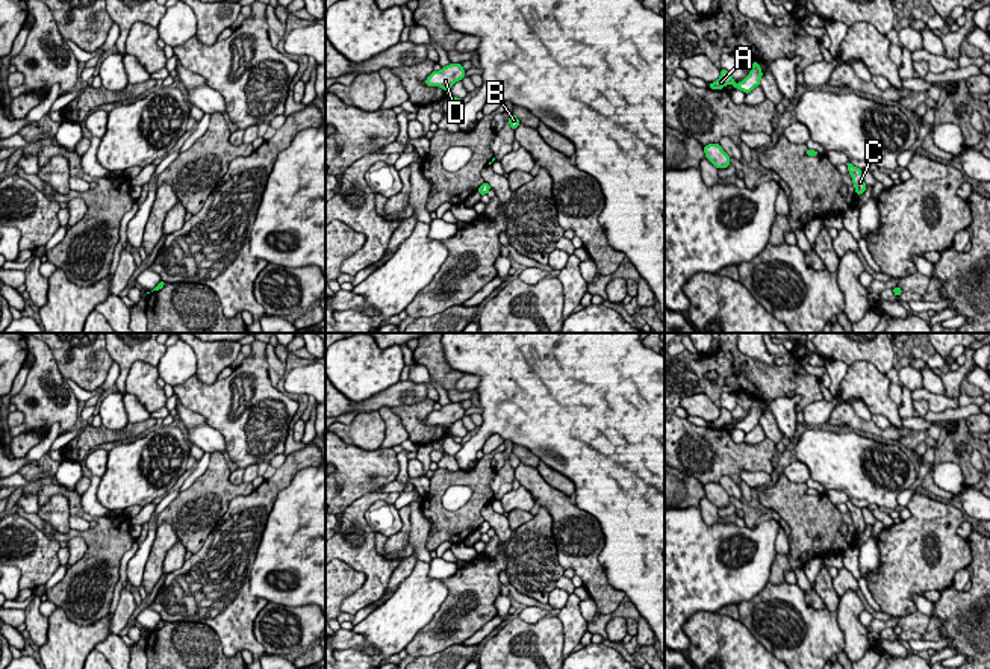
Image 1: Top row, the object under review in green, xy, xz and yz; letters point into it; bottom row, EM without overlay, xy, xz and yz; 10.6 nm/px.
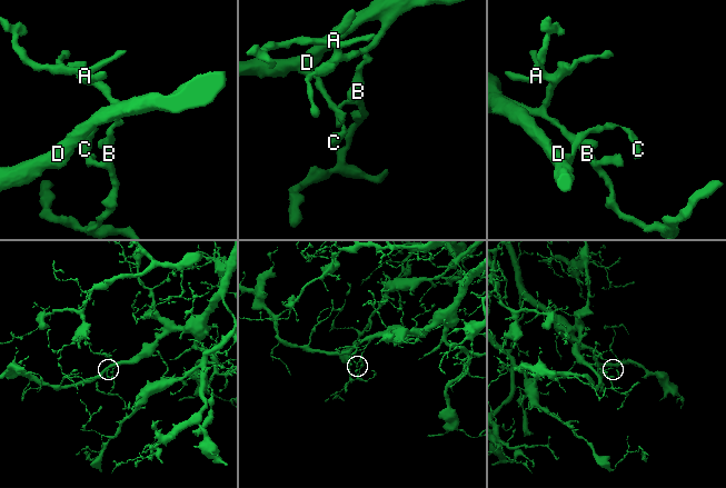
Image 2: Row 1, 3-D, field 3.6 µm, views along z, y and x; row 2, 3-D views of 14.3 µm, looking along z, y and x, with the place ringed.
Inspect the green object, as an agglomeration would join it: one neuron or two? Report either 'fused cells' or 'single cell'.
single cell

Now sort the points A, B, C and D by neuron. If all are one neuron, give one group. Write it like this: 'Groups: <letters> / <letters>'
Groups: A B C D

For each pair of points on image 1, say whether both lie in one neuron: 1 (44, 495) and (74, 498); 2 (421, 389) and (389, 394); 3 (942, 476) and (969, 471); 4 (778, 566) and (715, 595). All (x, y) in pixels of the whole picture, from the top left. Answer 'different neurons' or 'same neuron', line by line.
1: same neuron
2: same neuron
3: different neurons
4: different neurons

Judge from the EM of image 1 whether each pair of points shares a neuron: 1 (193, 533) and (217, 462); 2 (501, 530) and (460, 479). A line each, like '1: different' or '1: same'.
1: same
2: different

